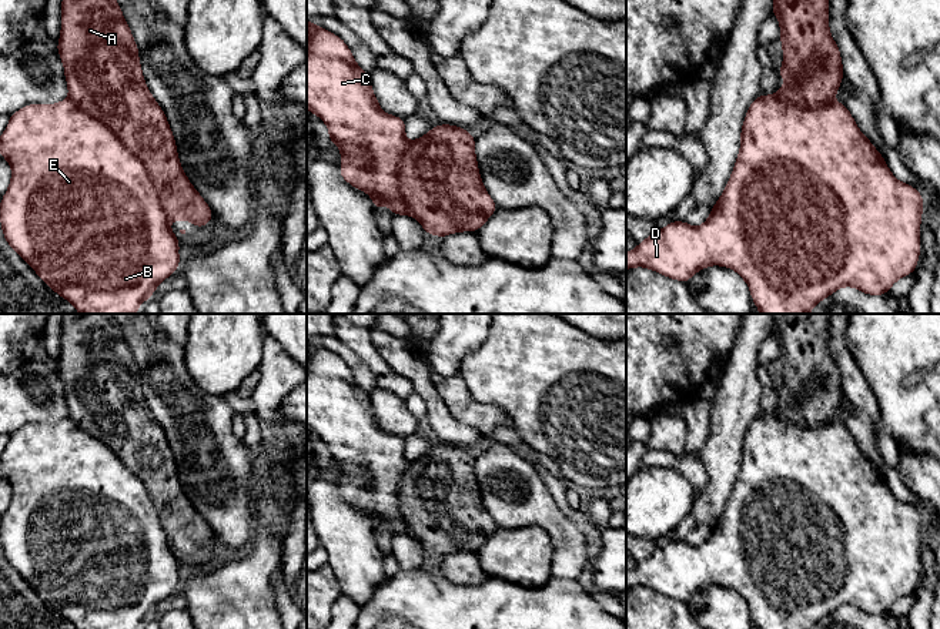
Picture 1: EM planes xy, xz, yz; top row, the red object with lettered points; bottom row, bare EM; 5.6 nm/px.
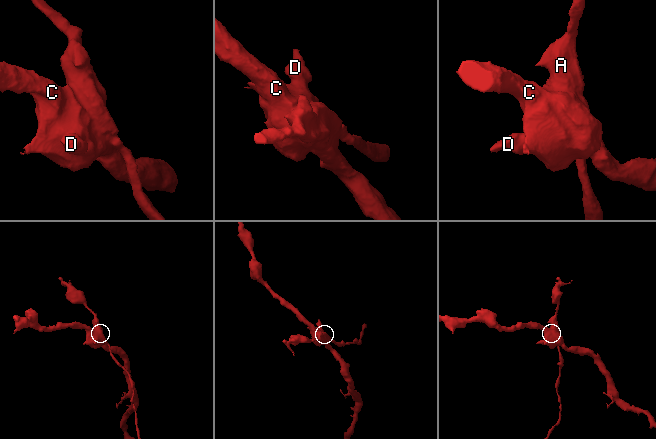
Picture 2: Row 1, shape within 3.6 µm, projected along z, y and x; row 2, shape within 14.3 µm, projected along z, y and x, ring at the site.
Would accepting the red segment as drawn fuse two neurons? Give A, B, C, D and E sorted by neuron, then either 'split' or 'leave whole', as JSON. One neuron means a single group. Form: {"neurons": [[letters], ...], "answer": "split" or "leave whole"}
{"neurons": [["A"], ["B", "C", "D", "E"]], "answer": "split"}

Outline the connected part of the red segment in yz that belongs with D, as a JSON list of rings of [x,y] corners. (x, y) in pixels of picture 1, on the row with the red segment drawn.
[[[779,90],[772,96],[759,94],[746,111],[740,131],[740,151],[723,194],[712,207],[709,218],[700,227],[686,221],[670,221],[663,230],[656,228],[638,247],[626,252],[626,270],[645,267],[676,281],[686,282],[698,271],[720,265],[735,270],[749,285],[752,300],[760,314],[809,314],[822,300],[842,287],[853,287],[867,295],[884,295],[892,285],[913,274],[920,258],[920,224],[923,214],[923,195],[907,183],[900,183],[889,170],[883,155],[859,130],[846,104],[832,103],[820,107],[796,107],[780,97]]]

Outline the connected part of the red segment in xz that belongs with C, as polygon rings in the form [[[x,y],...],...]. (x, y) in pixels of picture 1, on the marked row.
[[[307,19],[307,108],[328,127],[328,140],[341,151],[341,177],[371,195],[375,210],[388,205],[394,215],[411,215],[401,195],[399,165],[411,147],[405,138],[405,118],[381,110],[369,73],[355,61],[347,43]]]

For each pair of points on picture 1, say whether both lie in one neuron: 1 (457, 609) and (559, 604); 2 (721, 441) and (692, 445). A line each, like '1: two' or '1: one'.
1: one
2: two

